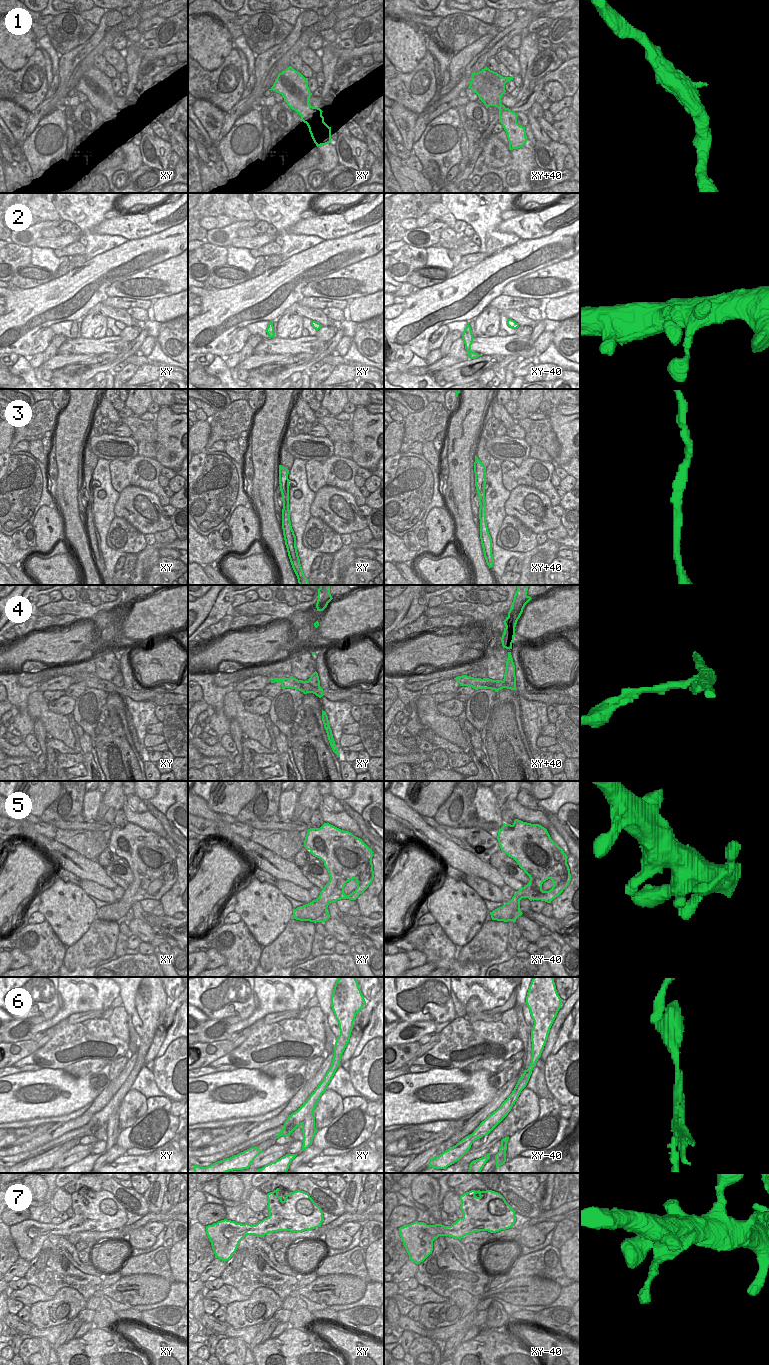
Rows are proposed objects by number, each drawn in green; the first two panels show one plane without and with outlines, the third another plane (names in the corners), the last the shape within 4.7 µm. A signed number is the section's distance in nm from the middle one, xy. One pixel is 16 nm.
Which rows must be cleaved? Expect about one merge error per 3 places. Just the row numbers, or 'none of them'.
1, 4, 6

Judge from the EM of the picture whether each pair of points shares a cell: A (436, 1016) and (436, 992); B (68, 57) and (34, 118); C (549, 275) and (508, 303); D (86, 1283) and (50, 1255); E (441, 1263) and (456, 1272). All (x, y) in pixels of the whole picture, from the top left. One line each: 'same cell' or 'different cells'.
A: same cell
B: different cells
C: different cells
D: same cell
E: same cell

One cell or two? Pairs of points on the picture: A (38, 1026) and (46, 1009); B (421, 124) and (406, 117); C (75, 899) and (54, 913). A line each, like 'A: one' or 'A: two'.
A: two
B: two
C: one

